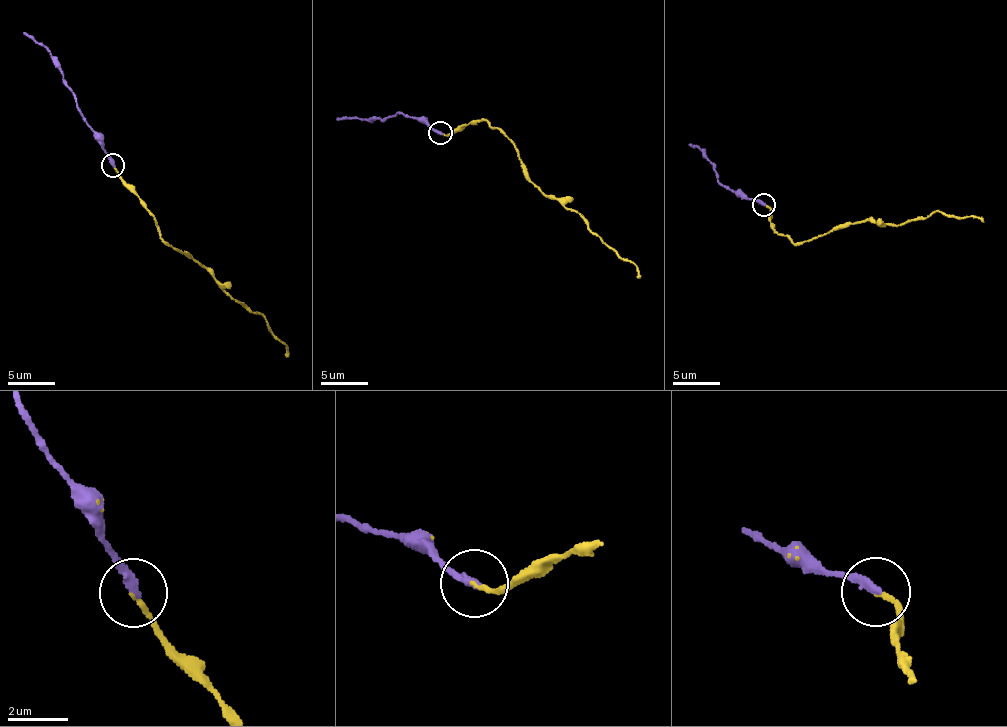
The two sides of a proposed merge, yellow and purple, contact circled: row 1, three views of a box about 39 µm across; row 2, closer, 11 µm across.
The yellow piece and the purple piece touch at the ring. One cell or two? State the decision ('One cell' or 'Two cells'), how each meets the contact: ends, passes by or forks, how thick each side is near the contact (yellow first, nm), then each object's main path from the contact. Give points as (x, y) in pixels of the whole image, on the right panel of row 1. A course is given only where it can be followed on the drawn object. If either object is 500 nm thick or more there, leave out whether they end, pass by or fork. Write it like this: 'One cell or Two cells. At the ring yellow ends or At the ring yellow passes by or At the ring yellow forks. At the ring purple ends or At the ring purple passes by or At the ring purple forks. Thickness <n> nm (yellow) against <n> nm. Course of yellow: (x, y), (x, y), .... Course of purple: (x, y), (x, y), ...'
One cell. At the ring yellow ends. At the ring purple ends. Thickness 140 nm (yellow) against 320 nm. Course of yellow: (764, 205), (771, 230), (796, 243), (868, 218), (898, 224), (938, 211), (984, 222). Course of purple: (764, 205), (717, 181), (716, 172), (706, 153), (689, 144)

